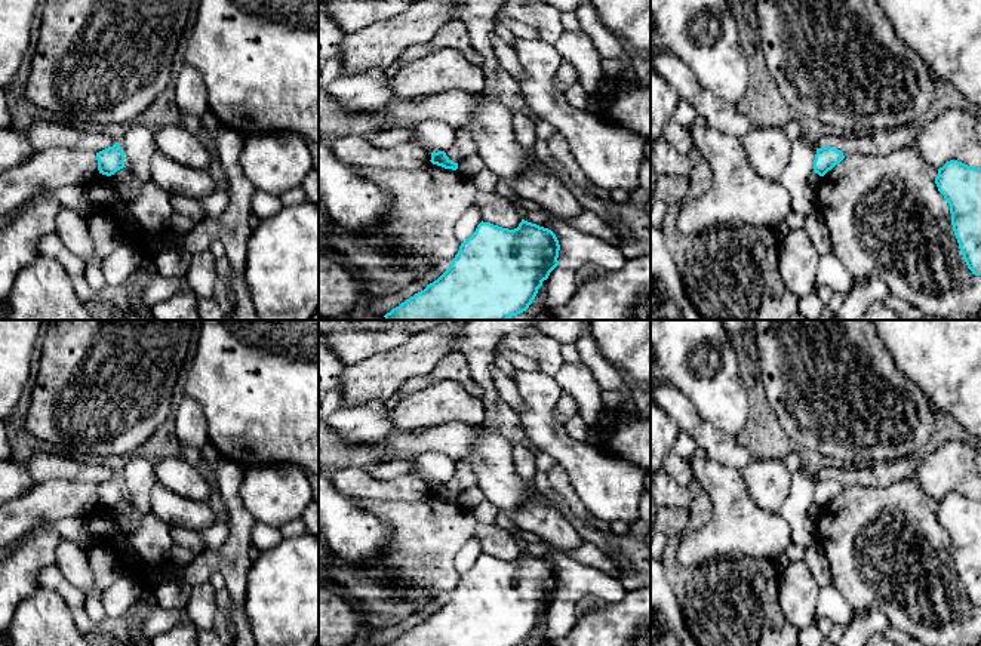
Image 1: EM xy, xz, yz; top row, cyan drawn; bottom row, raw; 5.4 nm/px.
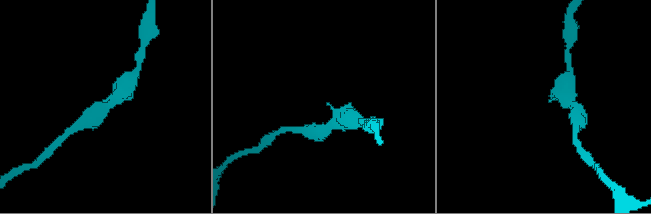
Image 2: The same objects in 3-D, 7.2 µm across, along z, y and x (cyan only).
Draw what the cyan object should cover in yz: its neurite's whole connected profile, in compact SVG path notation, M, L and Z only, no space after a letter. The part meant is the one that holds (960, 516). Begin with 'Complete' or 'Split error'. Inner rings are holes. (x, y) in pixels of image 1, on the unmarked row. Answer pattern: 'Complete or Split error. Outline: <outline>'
Complete. Outline: M947 493L935 510L950 538L951 557L968 600L981 607L981 499Z

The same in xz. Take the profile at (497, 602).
Complete. Outline: M525 551L514 562L482 553L437 612L387 646L520 646L559 597L559 582L559 572L548 560Z

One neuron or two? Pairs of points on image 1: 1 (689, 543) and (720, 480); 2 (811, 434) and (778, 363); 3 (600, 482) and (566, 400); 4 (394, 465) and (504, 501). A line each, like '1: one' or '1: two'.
1: one
2: one
3: two
4: two

